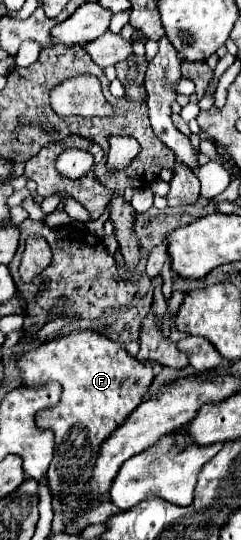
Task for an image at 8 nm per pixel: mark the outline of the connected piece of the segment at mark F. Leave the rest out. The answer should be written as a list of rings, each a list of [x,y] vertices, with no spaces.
[[[73,331],[65,337],[53,339],[33,351],[27,351],[19,359],[19,369],[25,377],[25,385],[45,385],[49,381],[57,381],[61,385],[61,401],[57,407],[41,411],[37,415],[37,427],[39,429],[49,429],[55,435],[55,457],[51,461],[51,467],[45,475],[45,481],[51,489],[53,499],[59,499],[61,505],[73,511],[71,521],[81,517],[85,513],[85,505],[89,503],[89,493],[87,493],[87,483],[91,479],[91,471],[95,467],[99,447],[101,443],[137,409],[137,405],[143,401],[147,395],[147,387],[151,387],[155,373],[153,367],[143,367],[135,357],[131,357],[125,347],[119,343],[95,333],[95,331]]]

